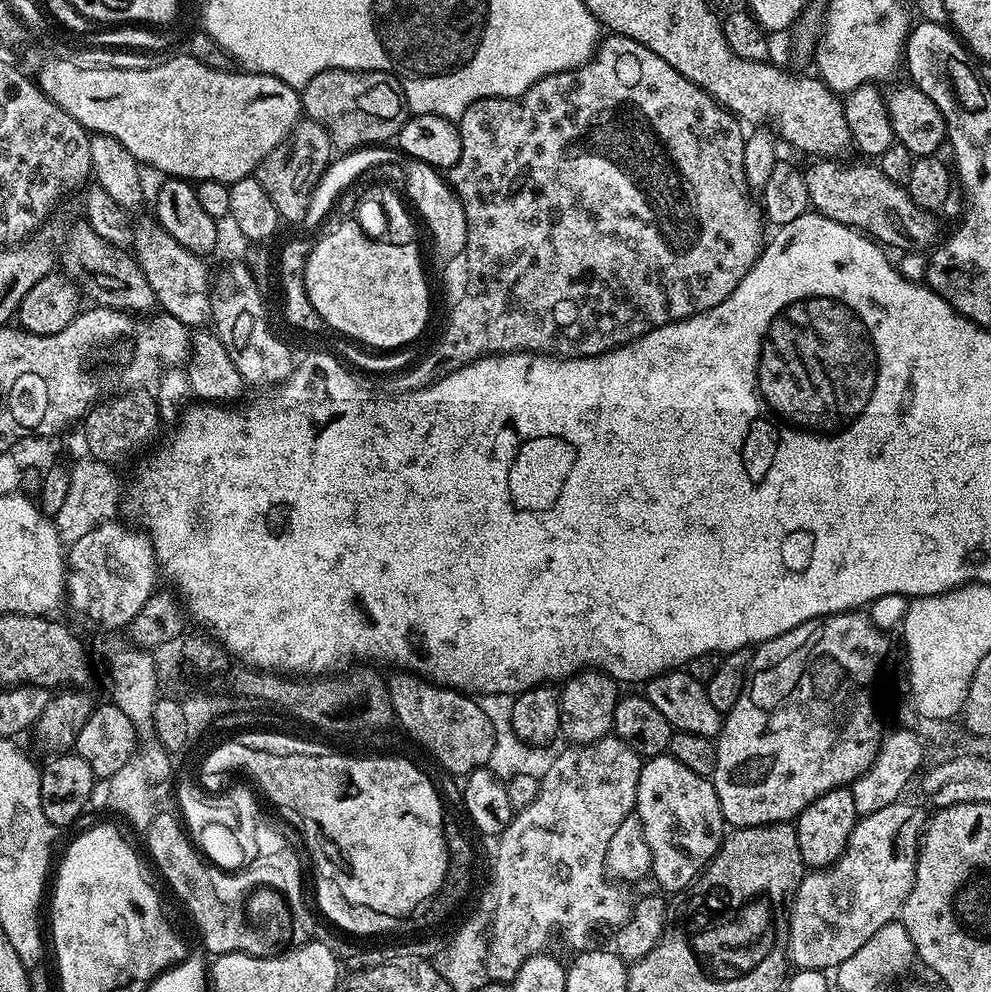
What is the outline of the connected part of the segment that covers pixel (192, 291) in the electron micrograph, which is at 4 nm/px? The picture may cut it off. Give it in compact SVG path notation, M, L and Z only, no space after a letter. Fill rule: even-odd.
M156 229L148 236L140 235L135 241L135 258L150 288L154 290L157 305L167 314L178 318L189 328L200 328L209 323L212 317L211 287L212 276L208 274L207 264L201 257L186 250L163 232ZM206 323L206 324L204 324Z

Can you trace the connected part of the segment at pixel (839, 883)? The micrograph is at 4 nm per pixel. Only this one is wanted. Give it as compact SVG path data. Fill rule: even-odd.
M897 802L890 806L882 806L882 810L874 810L874 814L860 816L857 819L854 830L850 834L848 845L844 847L844 852L836 859L836 863L826 868L809 871L802 883L797 886L796 894L791 897L790 907L786 912L786 956L793 969L818 968L821 970L835 970L842 962L846 962L846 958L850 958L850 954L862 950L862 946L866 946L866 942L870 942L870 938L874 938L874 934L878 934L878 930L882 930L882 926L893 923L899 917L900 908L906 902L906 898L914 884L914 878L916 877L916 854L920 850L922 833L926 827L926 812L924 816L923 810L918 805L904 803Z

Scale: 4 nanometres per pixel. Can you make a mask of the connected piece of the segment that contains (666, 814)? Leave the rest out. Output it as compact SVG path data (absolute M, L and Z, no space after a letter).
M667 754L641 763L634 815L646 830L646 842L650 842L651 875L656 876L665 893L683 893L707 868L726 835L724 815L711 779L686 770L682 762Z

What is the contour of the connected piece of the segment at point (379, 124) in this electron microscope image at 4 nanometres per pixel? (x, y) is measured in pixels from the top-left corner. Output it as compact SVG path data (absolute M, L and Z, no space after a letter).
M331 68L322 74L314 74L304 88L299 89L300 107L303 115L309 120L318 122L330 134L333 149L341 153L355 152L356 149L366 149L369 146L380 146L391 138L399 137L400 128L410 113L404 97L404 87L396 76L388 72L351 72L348 68Z

